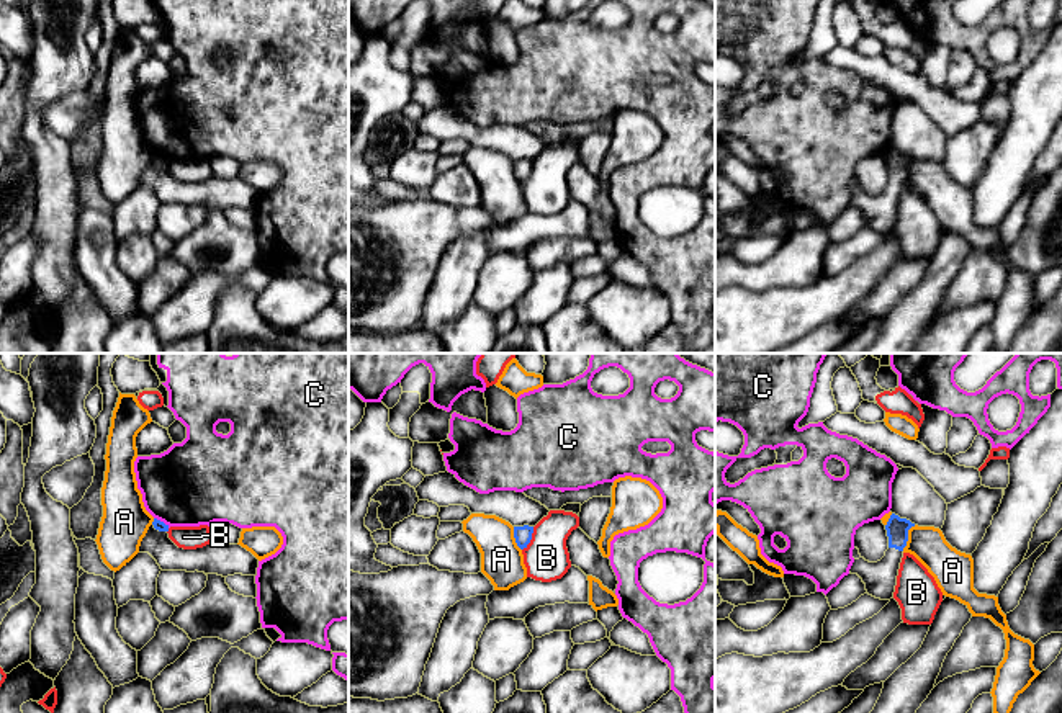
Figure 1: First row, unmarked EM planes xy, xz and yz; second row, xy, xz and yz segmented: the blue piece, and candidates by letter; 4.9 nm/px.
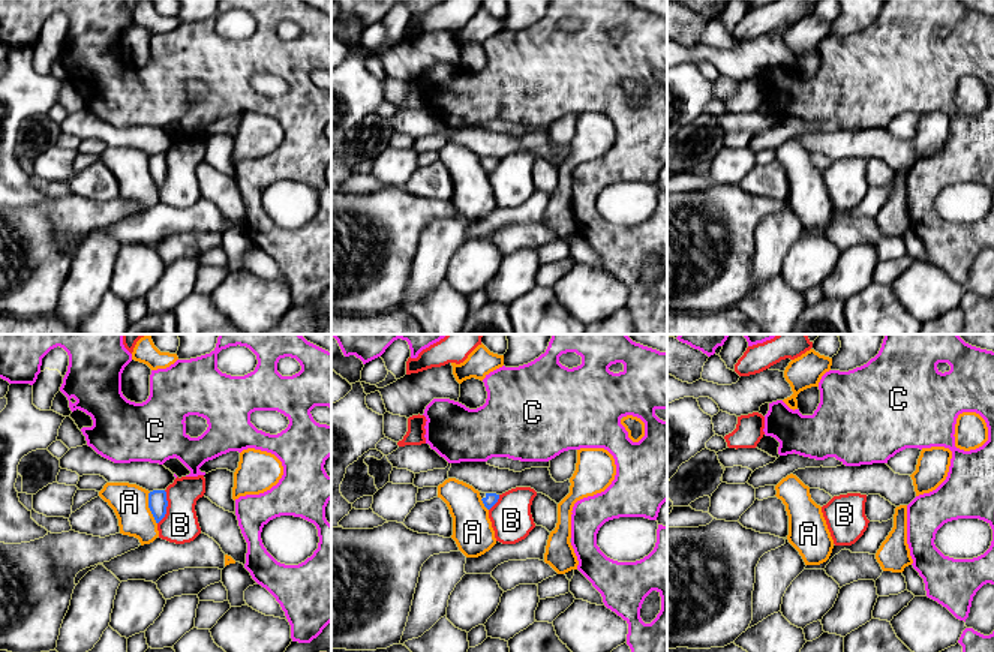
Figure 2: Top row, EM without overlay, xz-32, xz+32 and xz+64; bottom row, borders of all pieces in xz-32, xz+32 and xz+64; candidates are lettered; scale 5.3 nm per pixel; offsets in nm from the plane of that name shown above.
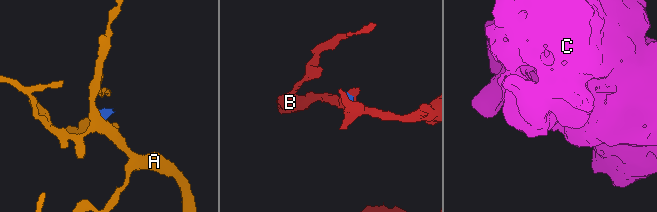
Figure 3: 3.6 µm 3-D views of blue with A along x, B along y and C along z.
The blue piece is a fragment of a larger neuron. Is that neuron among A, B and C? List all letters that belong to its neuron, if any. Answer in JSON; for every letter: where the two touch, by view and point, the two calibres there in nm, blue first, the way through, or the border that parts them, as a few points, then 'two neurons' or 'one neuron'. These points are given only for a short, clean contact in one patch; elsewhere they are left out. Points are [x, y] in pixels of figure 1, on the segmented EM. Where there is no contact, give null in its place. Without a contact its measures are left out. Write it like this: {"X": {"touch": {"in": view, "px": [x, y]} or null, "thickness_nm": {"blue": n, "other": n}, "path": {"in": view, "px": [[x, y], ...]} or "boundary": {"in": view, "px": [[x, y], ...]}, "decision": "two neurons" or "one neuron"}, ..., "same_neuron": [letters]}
{"A": {"touch": {"in": "yz", "px": [907, 537]}, "thickness_nm": {"blue": 110, "other": 180}, "boundary": {"in": "yz", "px": [[915, 525], [908, 530], [908, 540], [902, 550]]}, "decision": "two neurons"}, "B": {"touch": {"in": "xz", "px": [530, 538]}, "thickness_nm": {"blue": 90, "other": 220}, "decision": "two neurons"}, "C": {"touch": {"in": "xy", "px": [162, 522]}, "thickness_nm": {"blue": 50, "other": 420}, "boundary": {"in": "xy", "px": [[154, 517], [169, 527]]}, "decision": "two neurons"}, "same_neuron": []}

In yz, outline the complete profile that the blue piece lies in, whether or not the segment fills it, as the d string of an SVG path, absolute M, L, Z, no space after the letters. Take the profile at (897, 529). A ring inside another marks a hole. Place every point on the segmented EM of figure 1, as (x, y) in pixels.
M892 513L885 525L889 536L885 556L877 563L869 563L864 558L854 559L849 572L862 579L869 595L880 600L893 599L903 548L907 546L908 530L911 527L915 523Z

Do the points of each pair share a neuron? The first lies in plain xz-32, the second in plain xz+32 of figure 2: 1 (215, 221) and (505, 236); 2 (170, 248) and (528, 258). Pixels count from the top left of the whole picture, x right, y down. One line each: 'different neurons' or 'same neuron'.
1: different neurons
2: different neurons

